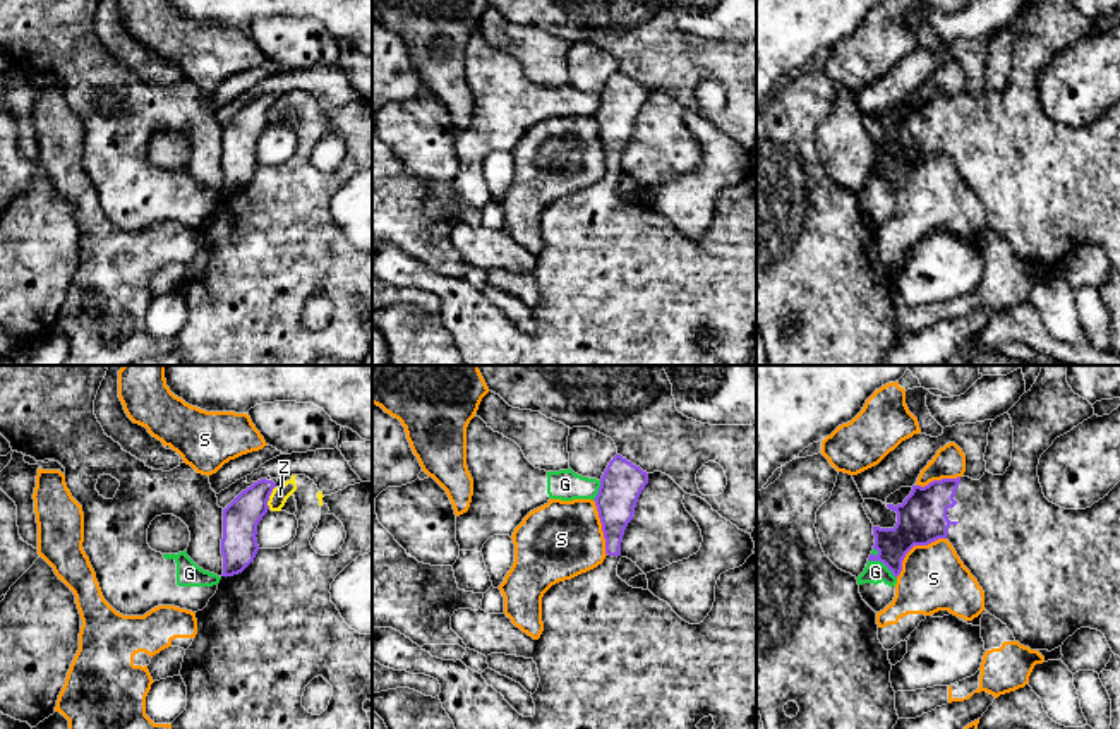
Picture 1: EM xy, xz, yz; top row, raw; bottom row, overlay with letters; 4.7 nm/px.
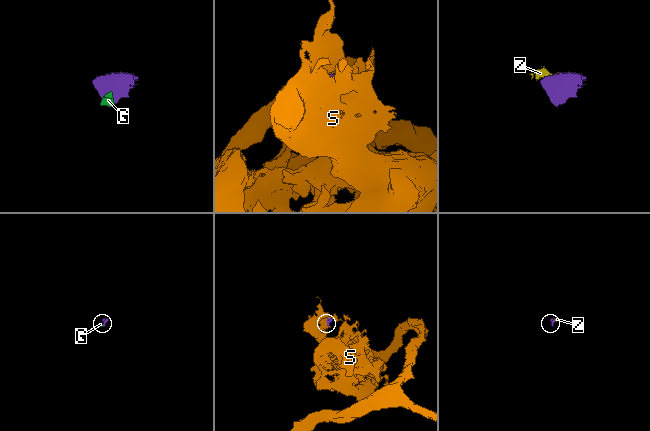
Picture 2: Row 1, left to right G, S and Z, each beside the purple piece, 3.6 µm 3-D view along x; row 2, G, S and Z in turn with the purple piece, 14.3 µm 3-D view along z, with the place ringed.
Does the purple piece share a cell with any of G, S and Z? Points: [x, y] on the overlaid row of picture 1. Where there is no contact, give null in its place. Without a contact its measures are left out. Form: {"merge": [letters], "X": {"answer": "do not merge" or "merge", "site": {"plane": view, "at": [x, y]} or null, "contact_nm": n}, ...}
{"merge": ["G"], "G": {"answer": "merge", "site": {"plane": "yz", "at": [884, 563]}, "contact_nm": 160}, "S": {"answer": "do not merge", "site": {"plane": "yz", "at": [915, 544]}, "contact_nm": 300}, "Z": {"answer": "do not merge", "site": {"plane": "xy", "at": [268, 498]}, "contact_nm": 120}}

